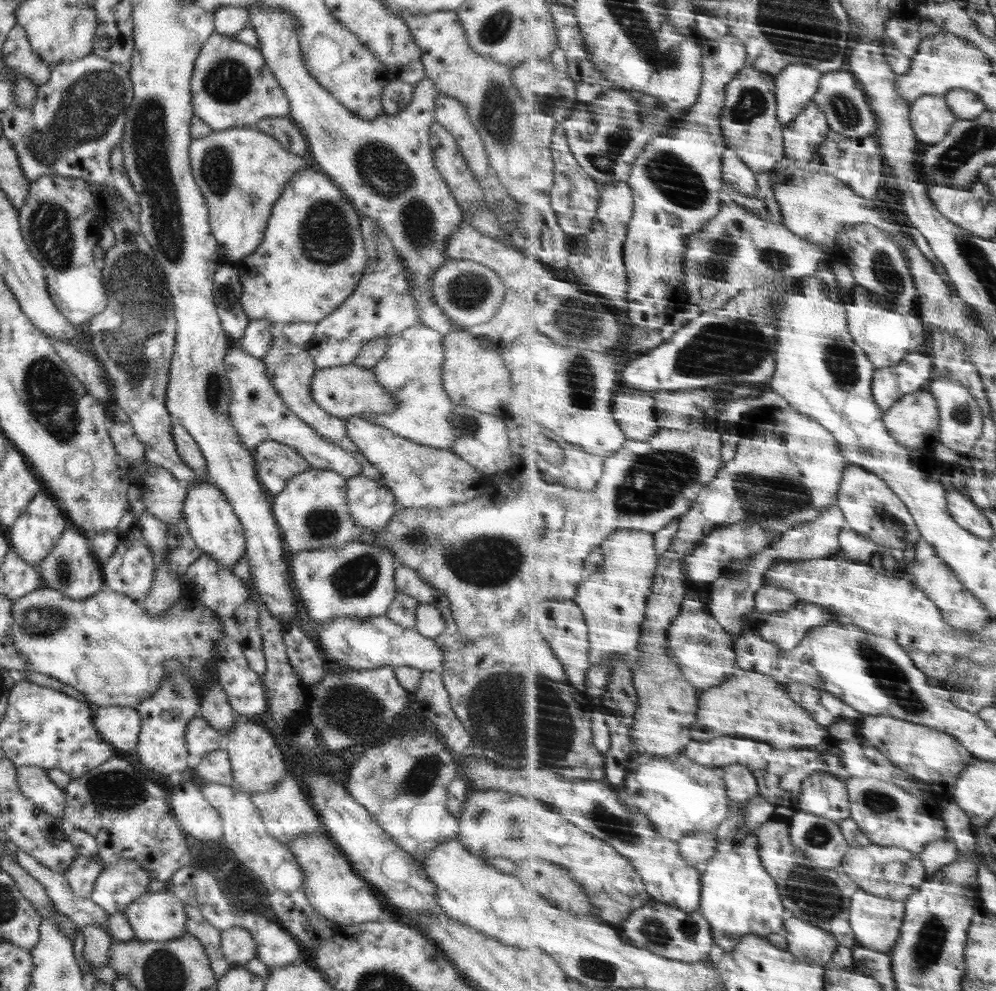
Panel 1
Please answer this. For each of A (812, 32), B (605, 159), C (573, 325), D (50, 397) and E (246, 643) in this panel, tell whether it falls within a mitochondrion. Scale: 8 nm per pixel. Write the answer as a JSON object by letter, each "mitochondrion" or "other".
{"A":"mitochondrion","B":"mitochondrion","C":"mitochondrion","D":"mitochondrion","E":"other"}

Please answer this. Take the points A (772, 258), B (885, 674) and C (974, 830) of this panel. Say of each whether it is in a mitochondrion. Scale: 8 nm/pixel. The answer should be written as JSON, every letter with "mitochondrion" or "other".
{"A":"mitochondrion","B":"mitochondrion","C":"other"}

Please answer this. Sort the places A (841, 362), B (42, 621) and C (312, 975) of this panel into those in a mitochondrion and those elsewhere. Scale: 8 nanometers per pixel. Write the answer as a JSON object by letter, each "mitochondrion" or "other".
{"A":"mitochondrion","B":"mitochondrion","C":"other"}

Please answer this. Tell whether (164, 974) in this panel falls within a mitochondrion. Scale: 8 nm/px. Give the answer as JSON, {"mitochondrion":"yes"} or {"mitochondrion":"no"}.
{"mitochondrion":"yes"}

